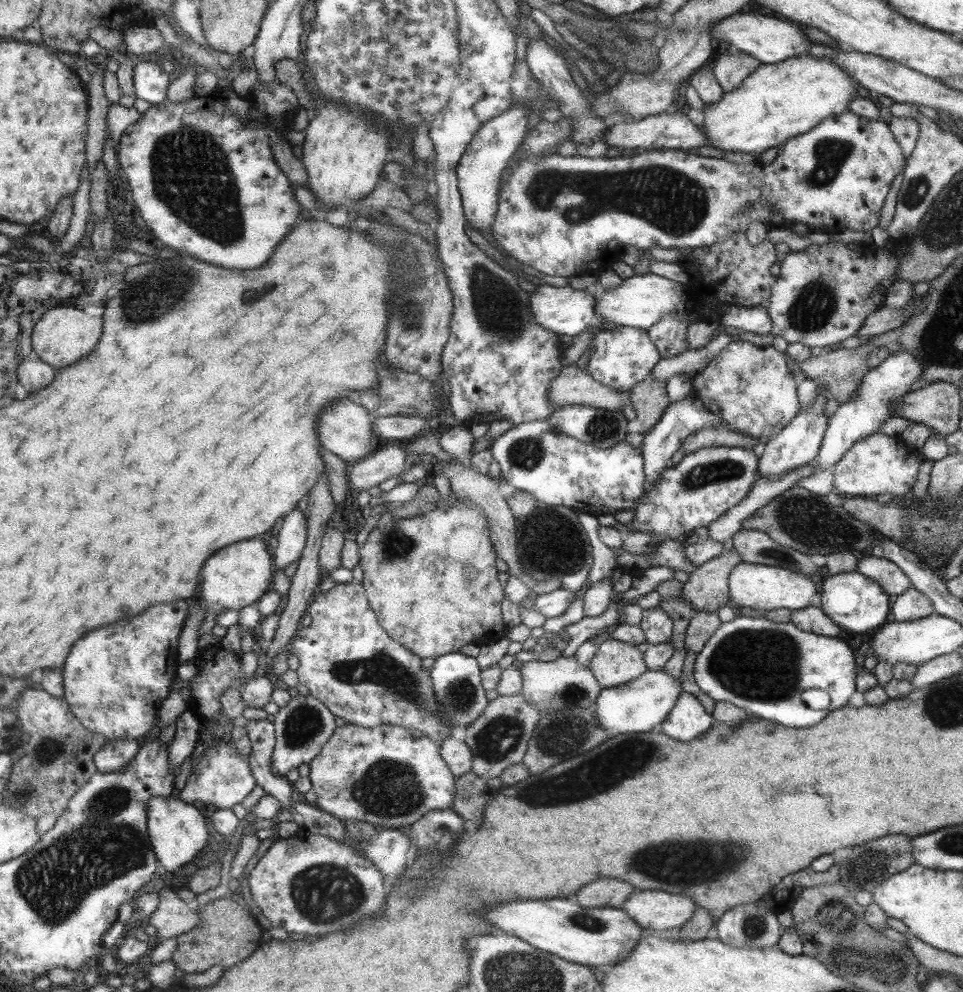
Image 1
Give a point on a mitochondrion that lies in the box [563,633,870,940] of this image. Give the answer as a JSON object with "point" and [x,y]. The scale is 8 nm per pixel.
{"point":[666,863]}

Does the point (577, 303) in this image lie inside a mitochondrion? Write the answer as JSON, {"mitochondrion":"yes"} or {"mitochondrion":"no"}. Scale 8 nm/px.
{"mitochondrion":"no"}

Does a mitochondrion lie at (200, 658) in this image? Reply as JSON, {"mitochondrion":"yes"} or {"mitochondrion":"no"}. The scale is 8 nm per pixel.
{"mitochondrion":"no"}

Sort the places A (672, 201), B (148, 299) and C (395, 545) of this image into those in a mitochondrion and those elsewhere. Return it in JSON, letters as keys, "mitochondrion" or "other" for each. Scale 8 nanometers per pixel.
{"A":"mitochondrion","B":"mitochondrion","C":"mitochondrion"}

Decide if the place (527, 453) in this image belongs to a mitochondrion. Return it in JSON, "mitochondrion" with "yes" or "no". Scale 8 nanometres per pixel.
{"mitochondrion":"yes"}

